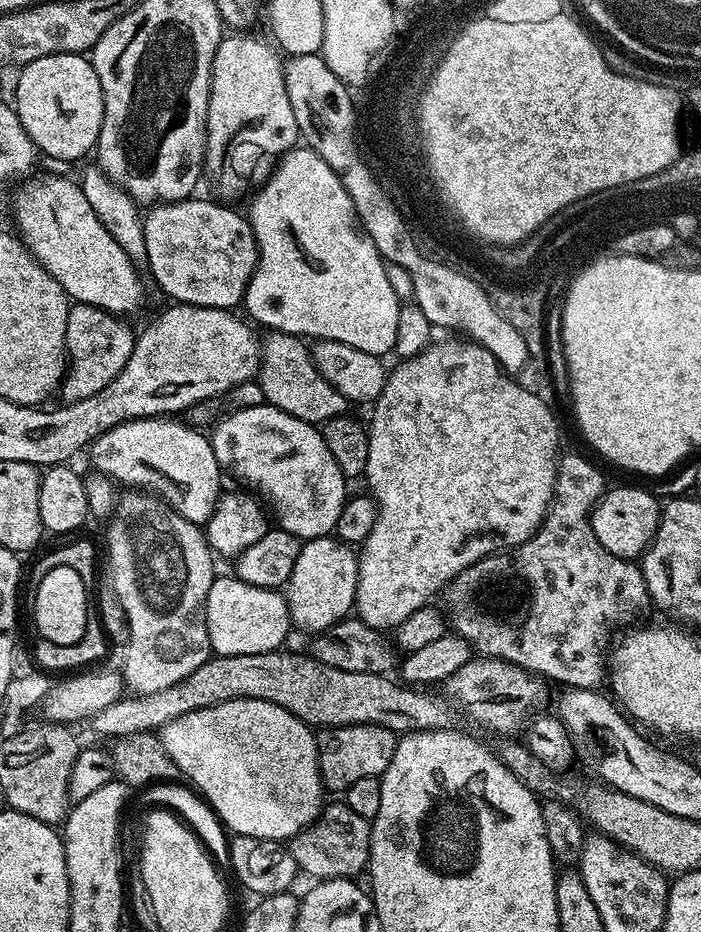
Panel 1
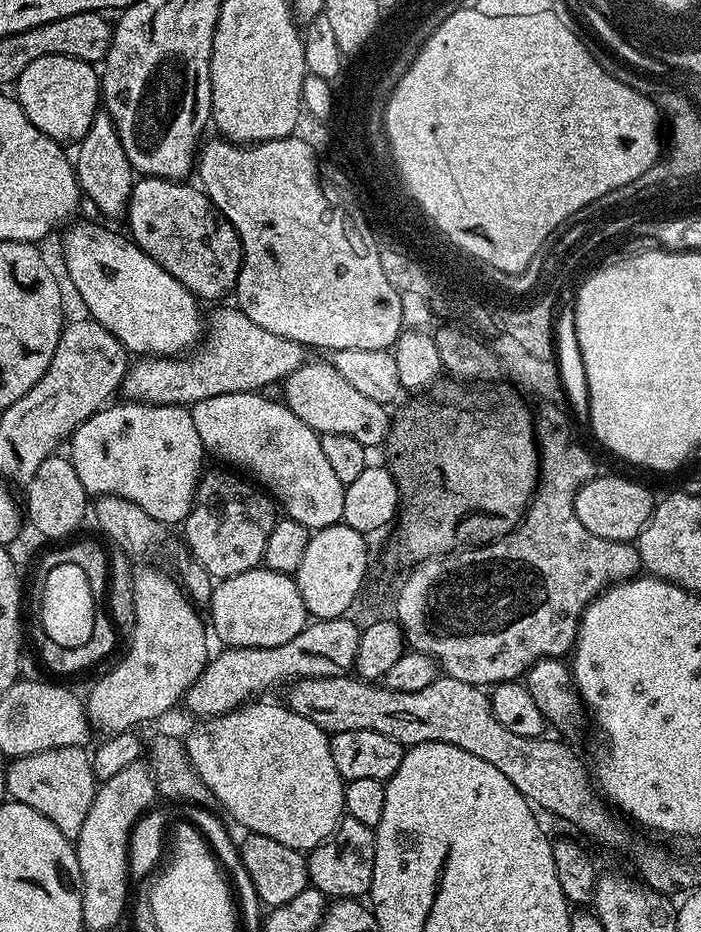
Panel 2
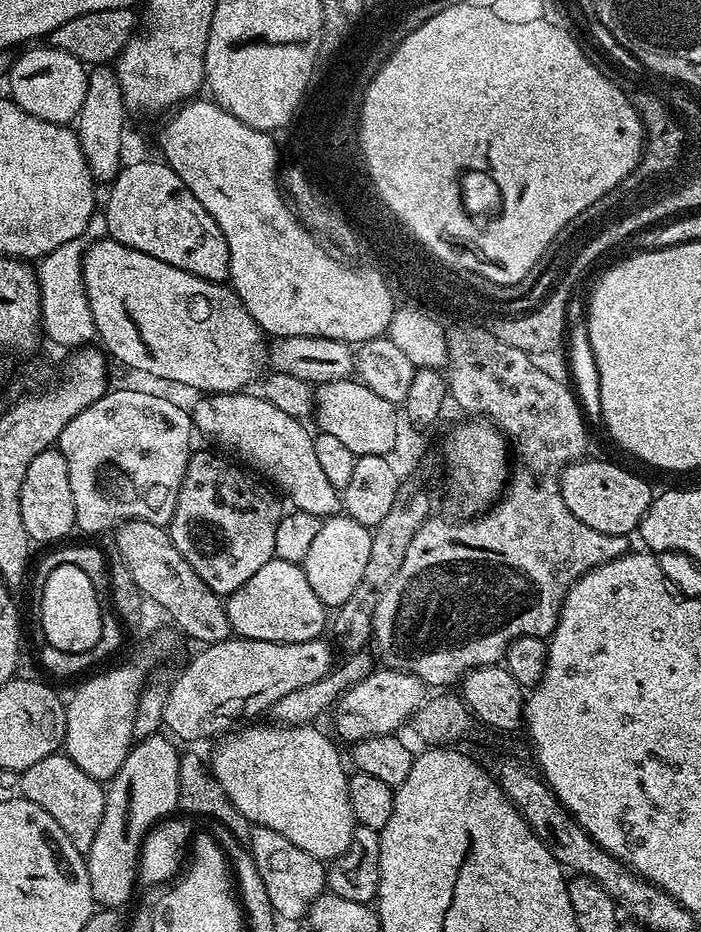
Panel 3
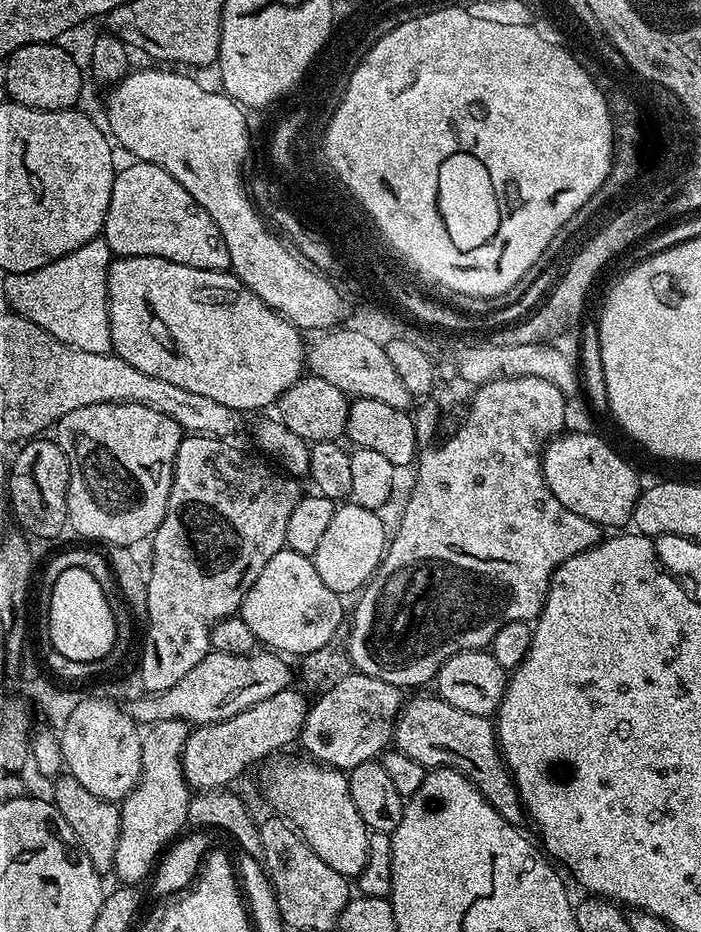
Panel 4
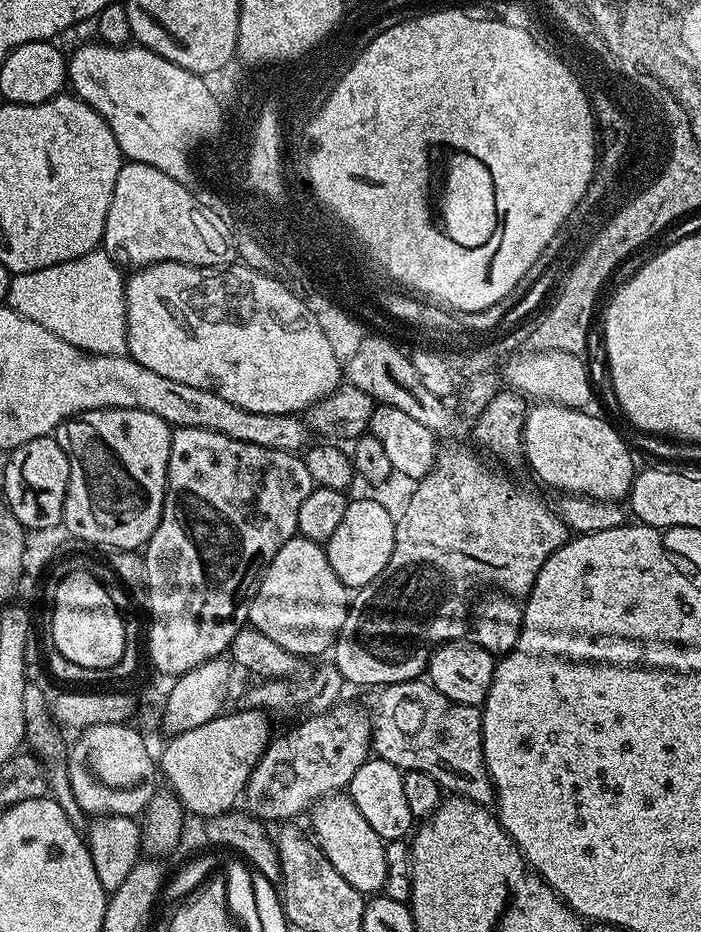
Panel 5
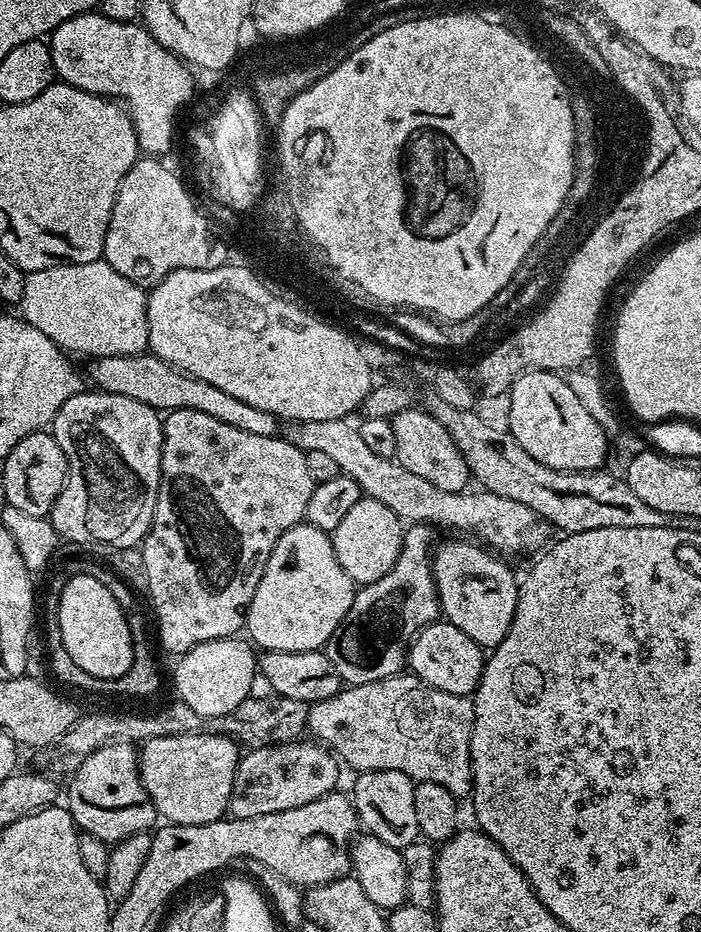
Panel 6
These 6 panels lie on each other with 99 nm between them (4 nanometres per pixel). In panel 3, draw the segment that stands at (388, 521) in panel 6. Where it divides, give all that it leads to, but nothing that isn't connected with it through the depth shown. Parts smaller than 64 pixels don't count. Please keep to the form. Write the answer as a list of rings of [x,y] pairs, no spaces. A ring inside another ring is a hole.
[[[347,514],[329,516],[323,521],[314,538],[314,543],[306,554],[303,570],[306,582],[310,582],[310,590],[318,594],[318,598],[329,609],[339,608],[354,590],[358,590],[358,582],[362,582],[362,573],[366,570],[366,562],[370,562],[370,542],[372,533],[365,524],[359,524]]]

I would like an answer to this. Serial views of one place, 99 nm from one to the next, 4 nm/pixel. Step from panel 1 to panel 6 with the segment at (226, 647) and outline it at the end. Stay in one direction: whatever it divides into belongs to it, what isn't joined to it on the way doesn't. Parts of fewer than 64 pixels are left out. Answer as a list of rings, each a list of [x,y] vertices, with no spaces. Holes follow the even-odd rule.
[[[307,522],[295,524],[278,538],[266,562],[266,570],[246,613],[246,632],[252,635],[251,643],[264,652],[315,652],[323,649],[342,618],[346,618],[346,610],[350,610],[357,591],[357,585],[352,583],[350,574],[342,570],[334,554],[331,535]]]

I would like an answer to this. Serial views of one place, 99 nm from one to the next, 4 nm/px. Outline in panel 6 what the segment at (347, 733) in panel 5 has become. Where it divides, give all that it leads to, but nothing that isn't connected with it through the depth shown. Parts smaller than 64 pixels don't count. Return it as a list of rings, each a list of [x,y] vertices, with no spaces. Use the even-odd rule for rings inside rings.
[[[319,742],[304,743],[269,744],[266,748],[253,748],[241,755],[230,801],[230,812],[235,819],[294,810],[306,806],[306,802],[314,802],[314,798],[322,798],[337,787],[336,779],[341,769],[336,757]]]

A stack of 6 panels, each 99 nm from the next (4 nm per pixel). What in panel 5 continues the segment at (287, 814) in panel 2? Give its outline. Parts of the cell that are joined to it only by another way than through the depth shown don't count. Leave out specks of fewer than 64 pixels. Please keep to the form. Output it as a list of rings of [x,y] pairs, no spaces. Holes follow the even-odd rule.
[[[333,794],[323,796],[311,805],[312,828],[311,835],[324,851],[324,857],[358,890],[361,894],[376,894],[383,889],[386,882],[386,850],[385,840],[374,830],[370,830],[370,822],[358,814],[358,806],[354,806],[351,796]]]

